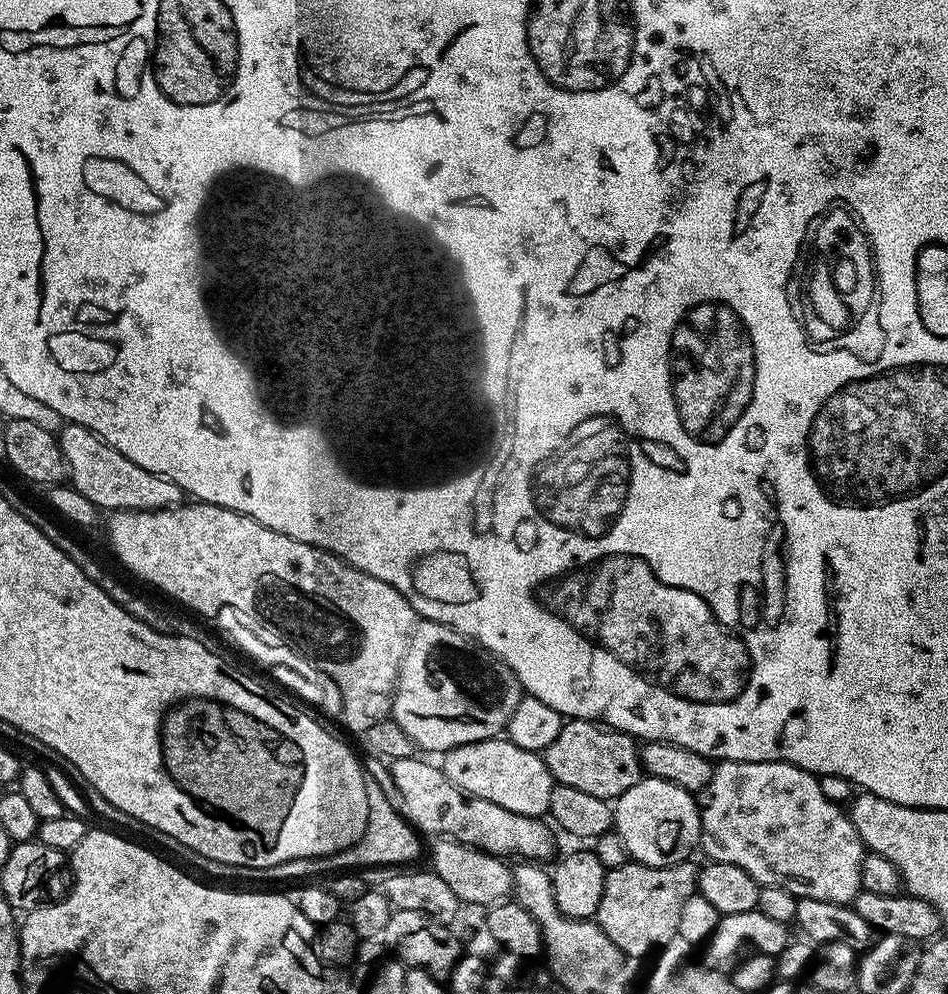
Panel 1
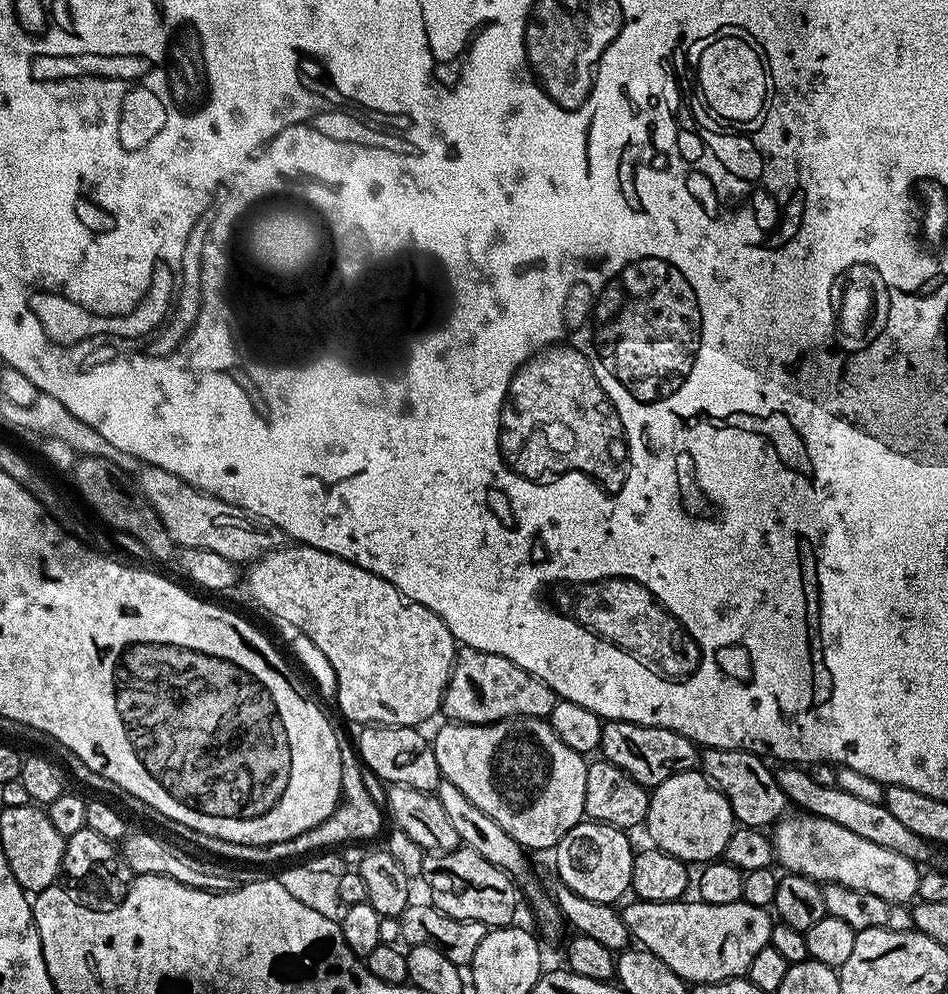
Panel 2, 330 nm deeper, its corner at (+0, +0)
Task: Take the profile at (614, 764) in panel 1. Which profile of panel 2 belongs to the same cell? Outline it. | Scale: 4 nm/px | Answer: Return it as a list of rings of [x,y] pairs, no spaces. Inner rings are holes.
[[[610,720],[602,726],[599,755],[618,766],[634,782],[655,786],[679,772],[691,772],[698,764],[698,748],[692,741],[669,728],[643,728],[625,720]]]

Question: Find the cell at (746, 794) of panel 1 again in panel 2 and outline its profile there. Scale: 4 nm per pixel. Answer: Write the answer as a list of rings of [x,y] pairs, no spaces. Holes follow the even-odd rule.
[[[795,815],[777,820],[770,832],[775,863],[781,864],[785,873],[805,876],[821,885],[841,884],[850,886],[850,890],[866,890],[866,894],[878,894],[878,898],[895,904],[907,905],[917,899],[921,869],[910,858],[902,858],[902,854],[894,854],[886,846],[877,846],[846,830],[846,826],[838,826],[838,822]]]

